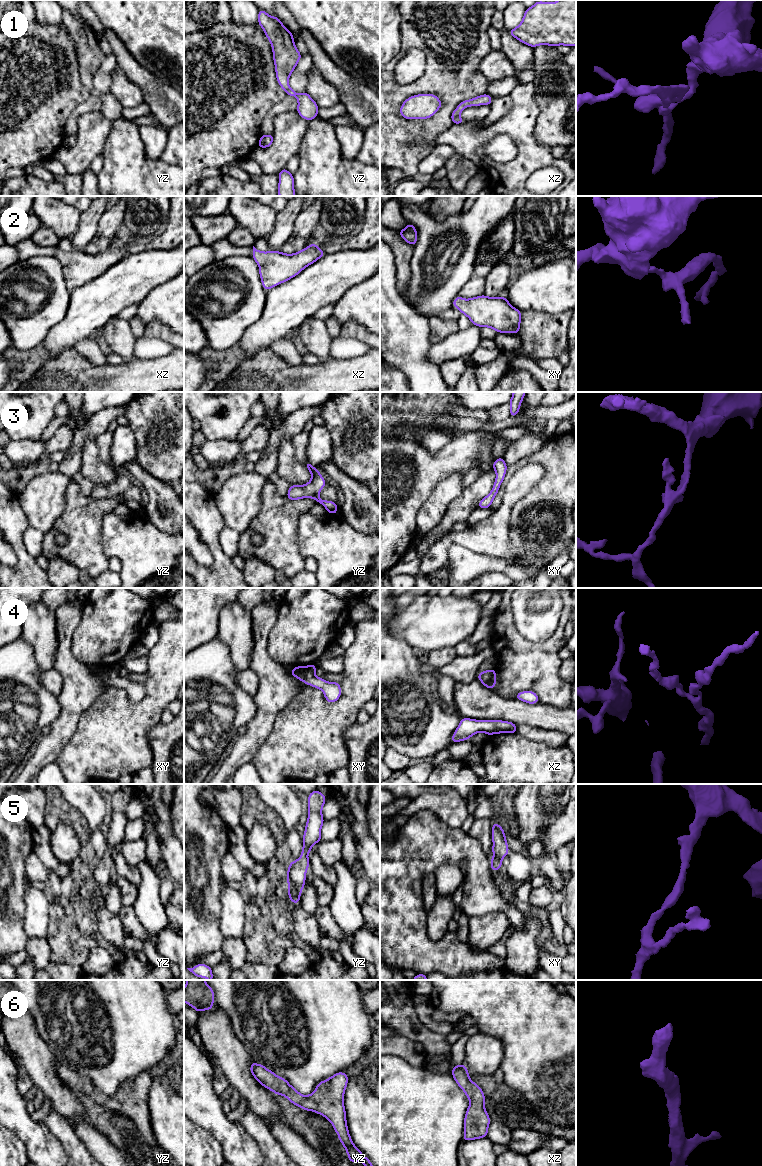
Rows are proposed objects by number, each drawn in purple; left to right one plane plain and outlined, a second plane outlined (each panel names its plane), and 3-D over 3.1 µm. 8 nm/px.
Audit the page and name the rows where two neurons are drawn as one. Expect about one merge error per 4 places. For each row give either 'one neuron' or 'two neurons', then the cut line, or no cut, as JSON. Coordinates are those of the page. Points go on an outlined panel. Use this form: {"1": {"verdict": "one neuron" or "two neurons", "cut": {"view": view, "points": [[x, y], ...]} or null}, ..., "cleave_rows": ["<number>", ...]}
{"1": {"verdict": "one neuron", "cut": null}, "2": {"verdict": "one neuron", "cut": null}, "3": {"verdict": "one neuron", "cut": null}, "4": {"verdict": "one neuron", "cut": null}, "5": {"verdict": "one neuron", "cut": null}, "6": {"verdict": "one neuron", "cut": null}, "cleave_rows": []}

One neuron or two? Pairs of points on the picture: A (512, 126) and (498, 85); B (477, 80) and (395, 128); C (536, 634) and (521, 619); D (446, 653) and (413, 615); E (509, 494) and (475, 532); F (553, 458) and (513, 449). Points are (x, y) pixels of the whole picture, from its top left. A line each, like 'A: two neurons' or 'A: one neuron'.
A: two neurons
B: one neuron
C: one neuron
D: two neurons
E: one neuron
F: two neurons

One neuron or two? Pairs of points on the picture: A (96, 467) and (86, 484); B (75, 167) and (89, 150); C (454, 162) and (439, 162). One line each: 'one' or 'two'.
A: two
B: one
C: two

